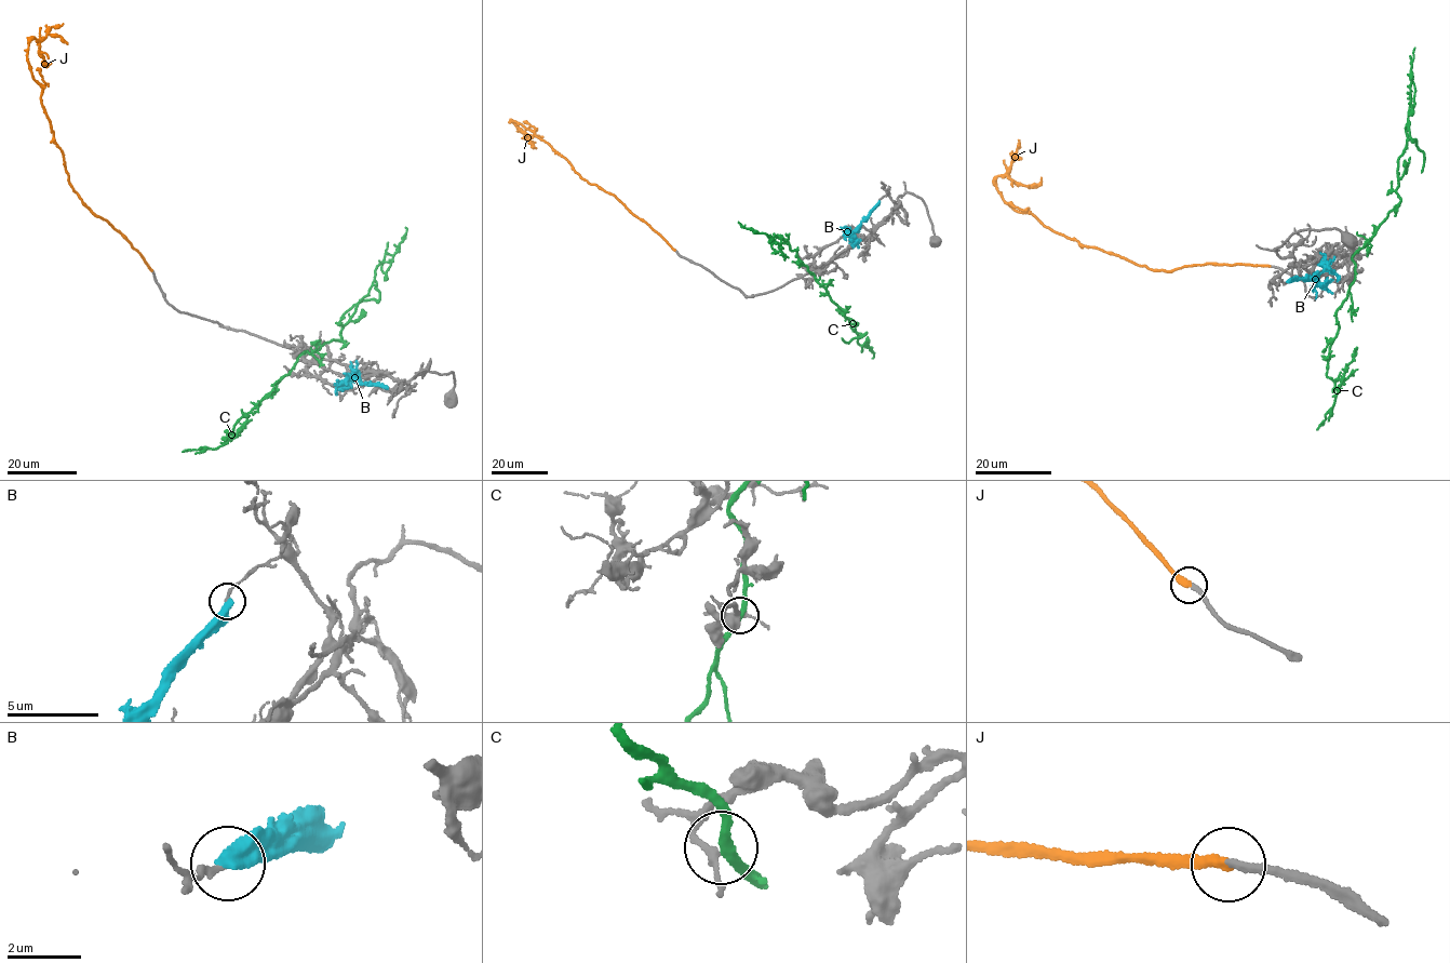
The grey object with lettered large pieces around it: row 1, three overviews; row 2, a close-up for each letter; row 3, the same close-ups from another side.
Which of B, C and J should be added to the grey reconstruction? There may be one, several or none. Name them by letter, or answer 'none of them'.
J

